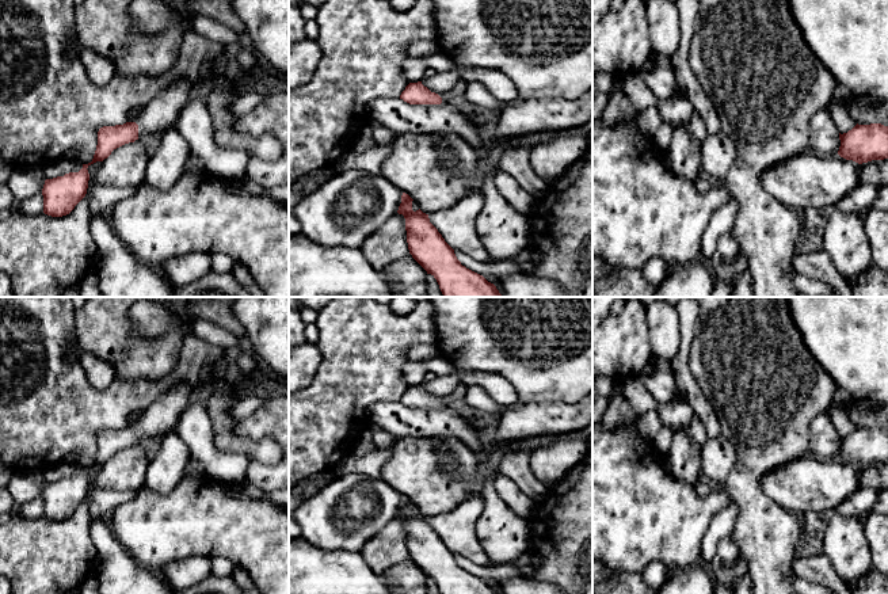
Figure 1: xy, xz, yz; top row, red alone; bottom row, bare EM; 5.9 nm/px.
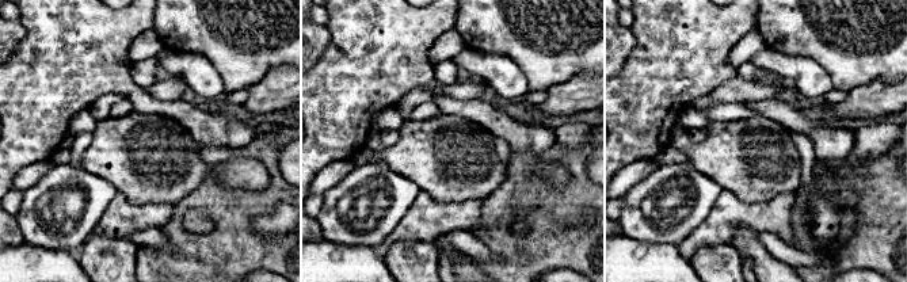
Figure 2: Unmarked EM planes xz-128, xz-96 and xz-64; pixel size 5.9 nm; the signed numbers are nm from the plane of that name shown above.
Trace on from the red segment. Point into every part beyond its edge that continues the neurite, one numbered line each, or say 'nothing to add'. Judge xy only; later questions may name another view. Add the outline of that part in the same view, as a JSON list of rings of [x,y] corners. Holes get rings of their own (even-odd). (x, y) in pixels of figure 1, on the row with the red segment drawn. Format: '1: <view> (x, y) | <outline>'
1: xy (162, 111) | [[[180,77],[157,94],[136,119],[138,125],[138,138],[171,127],[180,110],[191,98],[193,91],[194,88],[190,81]]]

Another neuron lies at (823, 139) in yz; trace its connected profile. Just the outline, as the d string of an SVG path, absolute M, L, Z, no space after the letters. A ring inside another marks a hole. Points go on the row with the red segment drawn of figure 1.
M827 108L818 111L809 121L809 152L815 155L838 155L841 140L835 122Z

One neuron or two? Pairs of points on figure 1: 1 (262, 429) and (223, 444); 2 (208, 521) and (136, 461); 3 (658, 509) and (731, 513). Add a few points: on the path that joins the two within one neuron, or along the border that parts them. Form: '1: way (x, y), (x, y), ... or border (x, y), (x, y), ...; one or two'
1: border (233, 427), (233, 433), (241, 440), (270, 440); two
2: border (144, 486), (136, 491); two
3: border (731, 501), (709, 520), (704, 540); two

